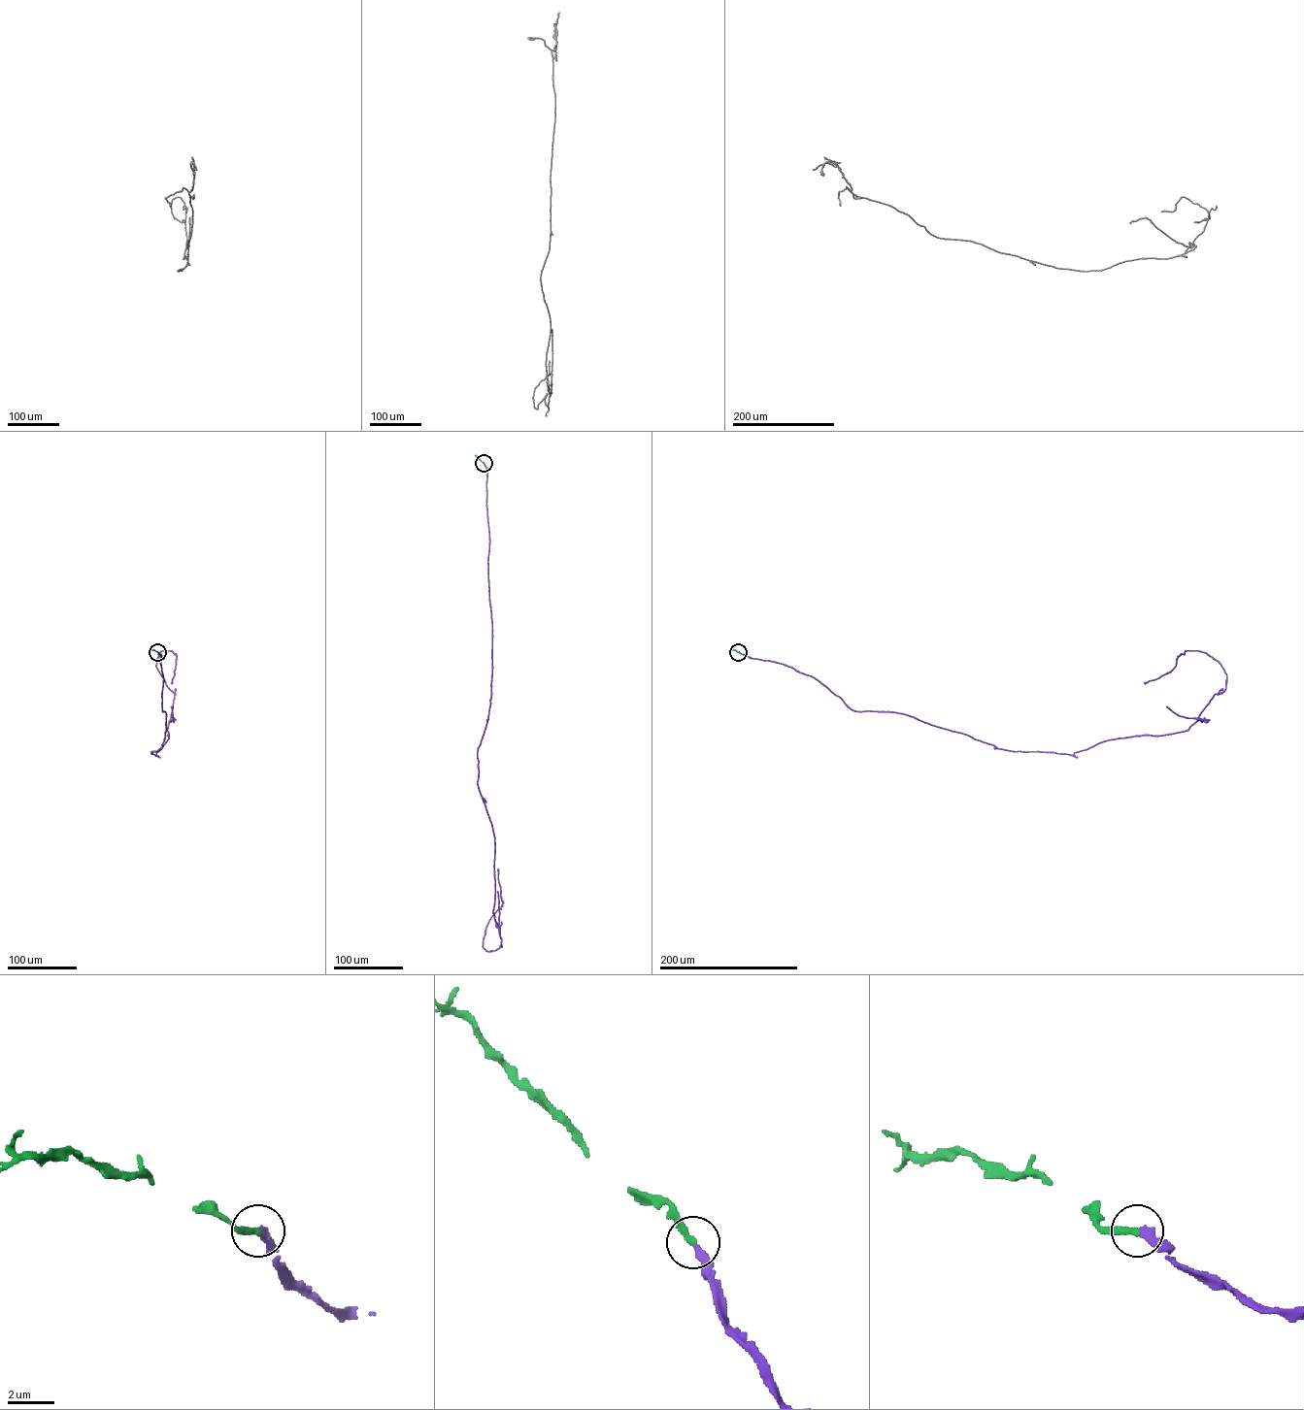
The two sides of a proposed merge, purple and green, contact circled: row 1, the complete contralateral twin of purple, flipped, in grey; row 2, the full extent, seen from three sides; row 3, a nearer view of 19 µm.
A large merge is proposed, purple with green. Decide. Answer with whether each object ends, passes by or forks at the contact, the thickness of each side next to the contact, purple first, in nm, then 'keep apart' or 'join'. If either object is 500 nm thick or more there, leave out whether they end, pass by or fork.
purple ends; green ends; calibres 300 and 280 nm; join

